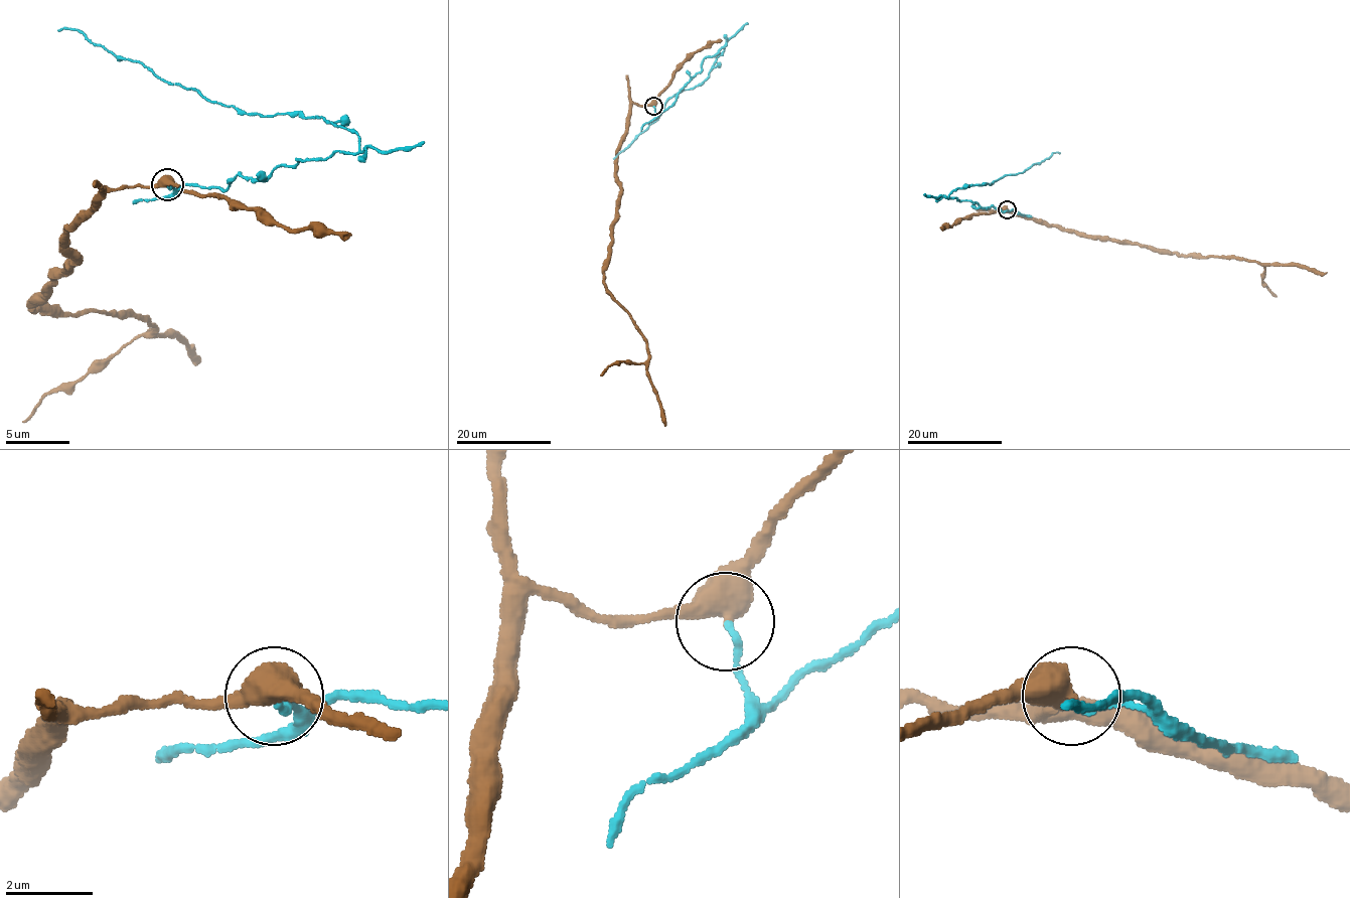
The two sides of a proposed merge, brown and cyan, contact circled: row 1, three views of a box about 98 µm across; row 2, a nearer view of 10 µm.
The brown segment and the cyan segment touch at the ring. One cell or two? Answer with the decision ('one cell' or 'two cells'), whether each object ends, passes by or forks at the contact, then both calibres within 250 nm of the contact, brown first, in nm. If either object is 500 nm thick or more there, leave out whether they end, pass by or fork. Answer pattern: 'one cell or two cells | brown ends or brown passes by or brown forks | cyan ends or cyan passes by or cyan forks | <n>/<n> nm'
two cells | brown passes by | cyan ends | 460/130 nm

